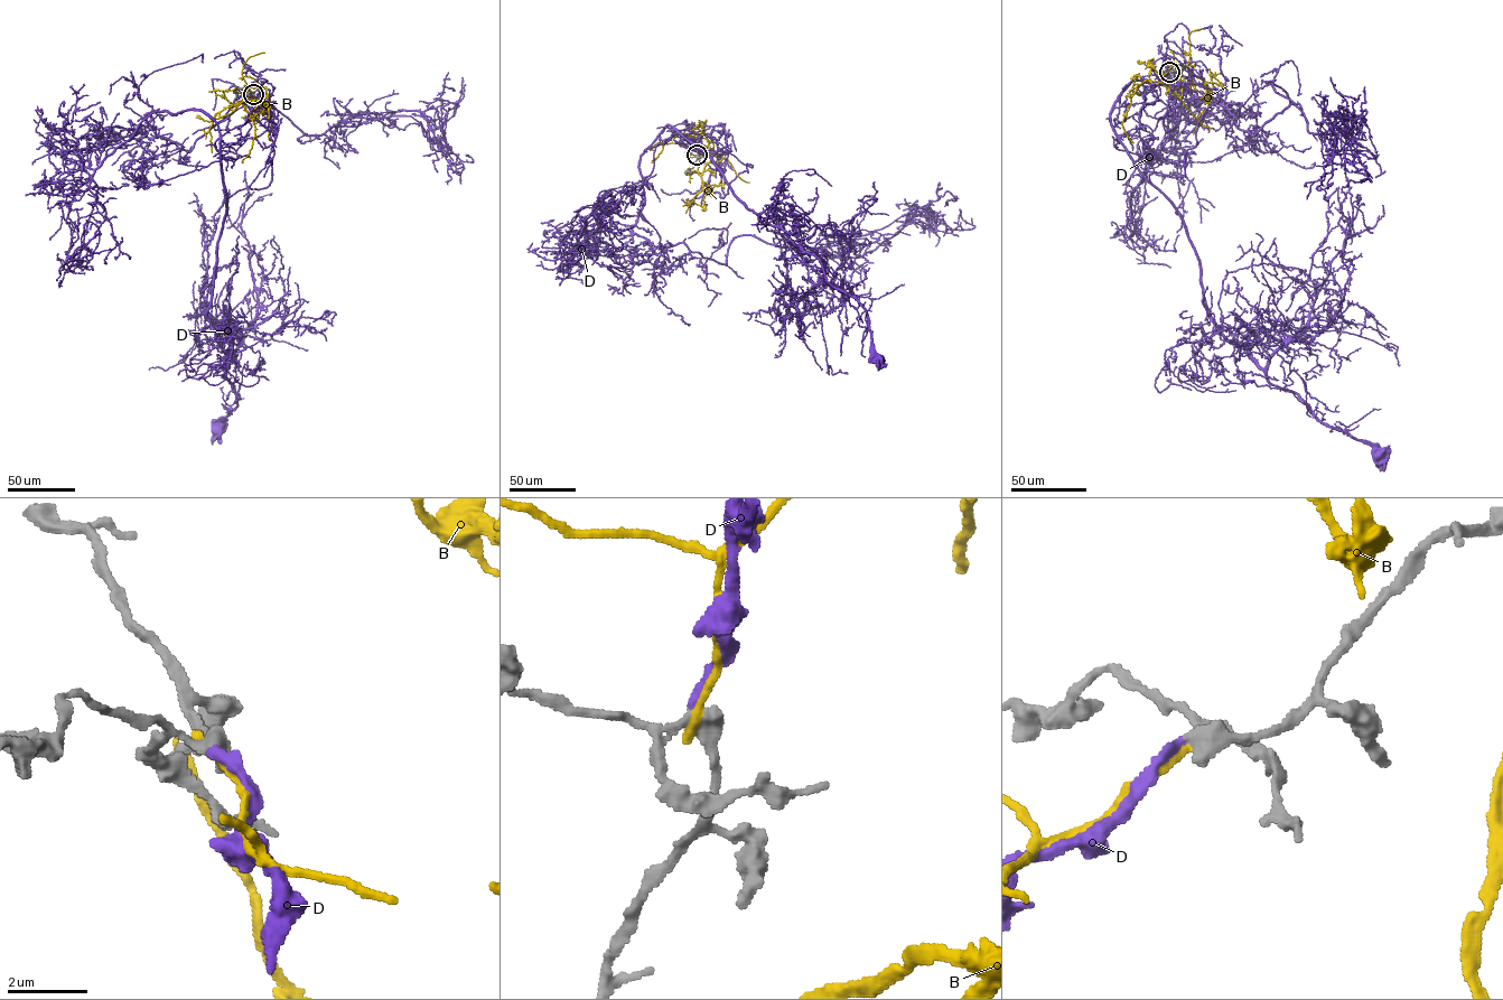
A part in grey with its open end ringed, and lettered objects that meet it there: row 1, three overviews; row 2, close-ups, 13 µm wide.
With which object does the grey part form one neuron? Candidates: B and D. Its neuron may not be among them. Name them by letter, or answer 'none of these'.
D

